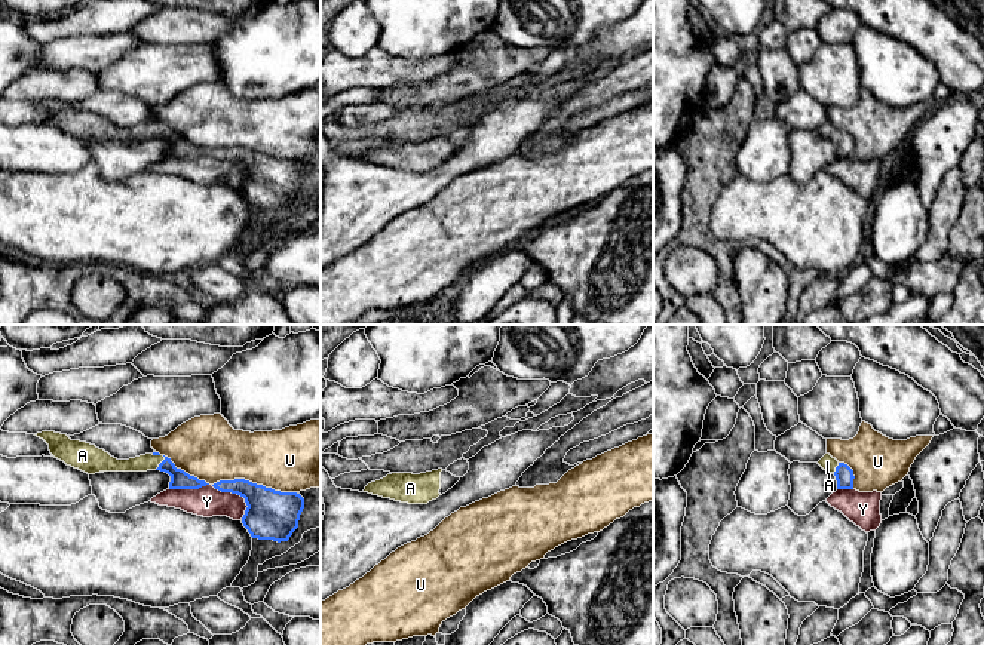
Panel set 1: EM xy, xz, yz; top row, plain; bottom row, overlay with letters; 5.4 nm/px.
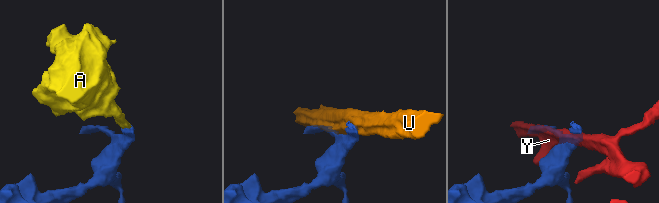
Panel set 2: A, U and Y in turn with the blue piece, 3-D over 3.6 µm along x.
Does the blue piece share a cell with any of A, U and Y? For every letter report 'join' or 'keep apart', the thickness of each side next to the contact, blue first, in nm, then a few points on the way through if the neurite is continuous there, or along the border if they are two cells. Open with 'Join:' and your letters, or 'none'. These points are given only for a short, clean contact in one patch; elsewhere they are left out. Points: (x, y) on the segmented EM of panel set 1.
Join: A
A: join; calibres 100 and 90 nm; way xy (180, 479), (161, 463), (149, 461)
U: keep apart; calibres 280 and 340 nm
Y: keep apart; calibres 280 and 170 nm

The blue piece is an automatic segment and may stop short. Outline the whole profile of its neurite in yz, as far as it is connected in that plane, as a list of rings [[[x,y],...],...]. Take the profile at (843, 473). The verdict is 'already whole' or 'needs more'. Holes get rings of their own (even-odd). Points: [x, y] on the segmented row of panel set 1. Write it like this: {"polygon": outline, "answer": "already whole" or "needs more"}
{"polygon": [[[825,454],[818,464],[833,473],[837,480],[837,489],[853,489],[853,470],[844,464],[839,463],[836,458],[833,458],[830,454]]], "answer": "needs more"}

